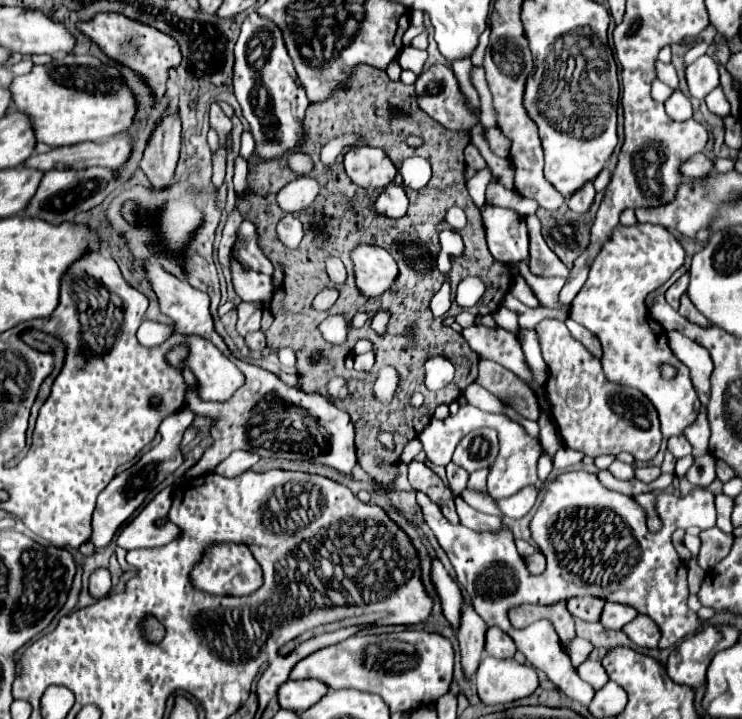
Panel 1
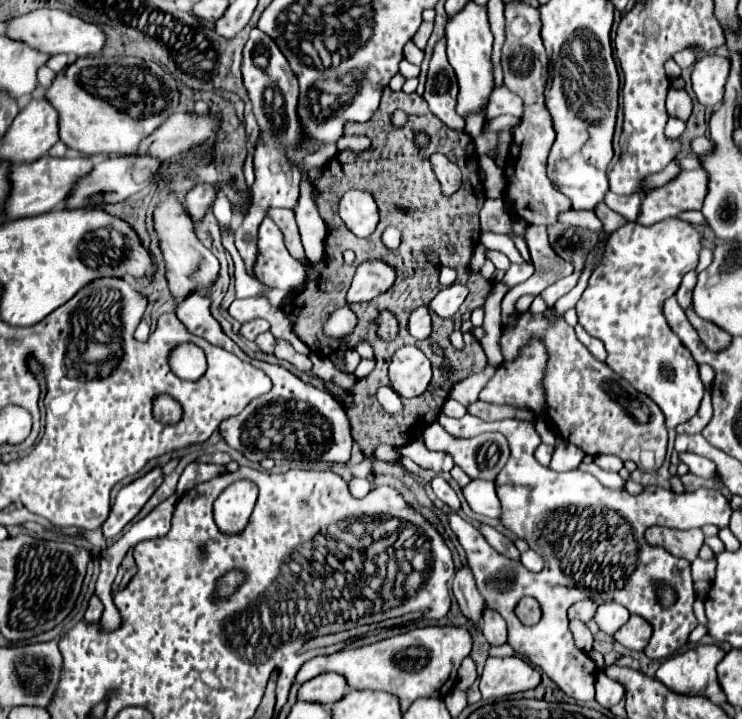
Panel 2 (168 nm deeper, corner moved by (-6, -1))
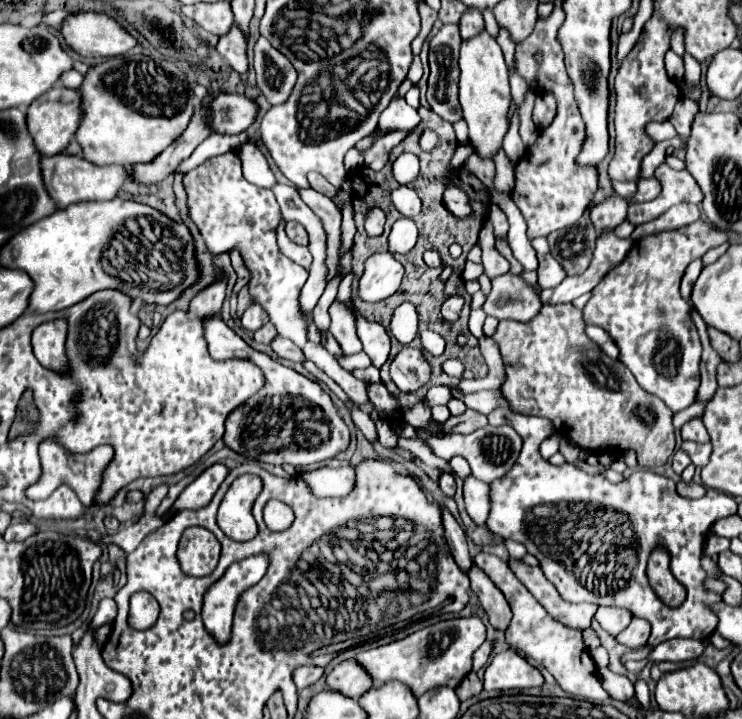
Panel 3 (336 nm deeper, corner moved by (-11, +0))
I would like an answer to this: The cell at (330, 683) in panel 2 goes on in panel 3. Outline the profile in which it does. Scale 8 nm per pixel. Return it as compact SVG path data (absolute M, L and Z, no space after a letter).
M346 660L346 662L338 664L326 676L326 688L328 690L340 692L352 700L358 700L370 686L372 686L370 676L354 660Z

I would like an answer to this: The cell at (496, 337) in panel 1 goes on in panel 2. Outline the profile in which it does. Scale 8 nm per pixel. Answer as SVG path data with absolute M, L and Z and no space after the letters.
M529 225L525 231L525 241L531 253L531 261L535 265L535 273L521 285L515 285L503 299L501 309L503 309L503 325L509 325L515 321L517 313L513 311L513 301L525 293L539 295L545 287L555 283L559 277L571 275L573 265L563 261L549 245L547 241L547 229L543 225Z

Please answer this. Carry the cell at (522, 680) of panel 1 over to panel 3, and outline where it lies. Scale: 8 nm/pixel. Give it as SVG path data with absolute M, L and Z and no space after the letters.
M504 650L492 658L484 674L484 690L522 690L542 686L544 676L516 650Z

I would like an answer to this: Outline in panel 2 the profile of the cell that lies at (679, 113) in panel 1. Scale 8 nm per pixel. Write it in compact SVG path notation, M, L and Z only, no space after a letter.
M671 117L671 119L667 121L665 131L667 131L667 137L669 137L669 139L675 139L675 137L679 137L679 135L685 131L685 123L683 123L681 119L677 119L677 117Z

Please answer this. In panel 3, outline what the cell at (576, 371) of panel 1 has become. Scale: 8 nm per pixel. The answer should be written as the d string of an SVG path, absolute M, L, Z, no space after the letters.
M544 304L540 308L540 312L530 320L530 322L516 322L516 320L502 320L498 324L496 334L492 336L494 342L498 344L502 358L504 358L504 366L506 366L506 382L502 384L504 396L508 396L508 402L512 404L512 410L516 412L524 412L530 416L544 416L548 420L552 420L556 434L558 436L566 436L572 442L576 442L582 450L588 452L624 452L624 450L634 450L638 456L638 466L640 468L658 468L664 466L666 460L672 456L674 452L674 426L672 426L672 412L668 406L664 406L656 396L644 392L636 378L632 376L632 372L628 372L628 368L624 368L624 364L620 360L612 360L608 358L586 334L584 334L584 320L582 320L582 310L576 310L572 304Z

